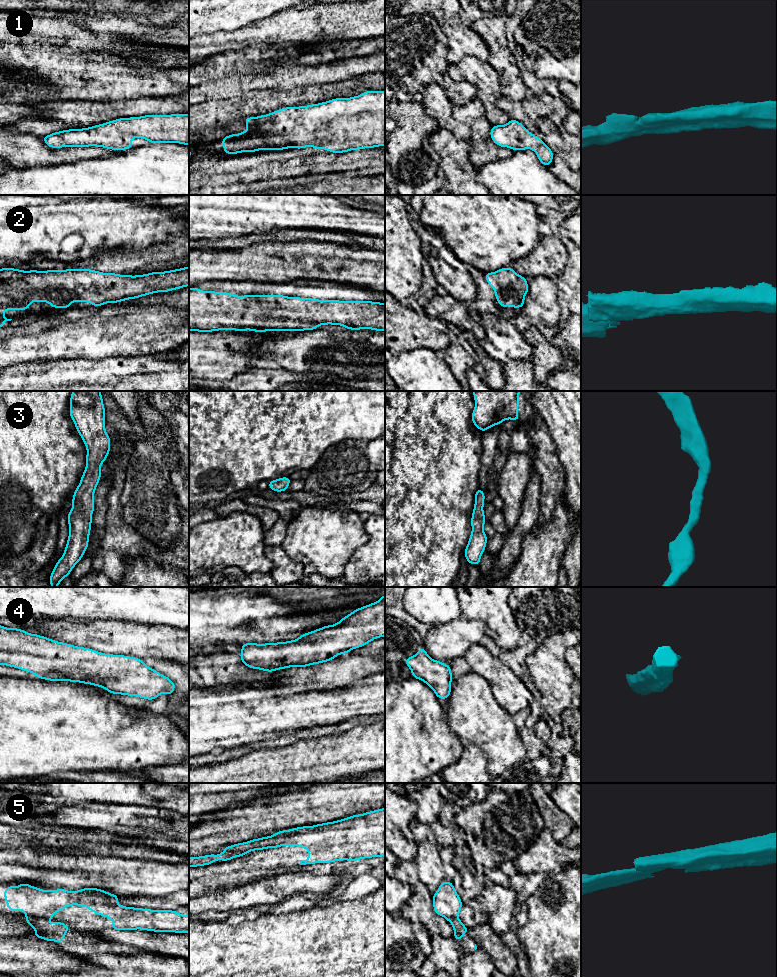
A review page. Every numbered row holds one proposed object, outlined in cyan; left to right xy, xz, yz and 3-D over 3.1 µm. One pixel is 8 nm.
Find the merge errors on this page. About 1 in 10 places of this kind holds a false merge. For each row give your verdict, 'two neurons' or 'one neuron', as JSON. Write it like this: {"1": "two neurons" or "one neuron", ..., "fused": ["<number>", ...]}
{"1": "one neuron", "2": "one neuron", "3": "one neuron", "4": "one neuron", "5": "two neurons", "fused": ["5"]}

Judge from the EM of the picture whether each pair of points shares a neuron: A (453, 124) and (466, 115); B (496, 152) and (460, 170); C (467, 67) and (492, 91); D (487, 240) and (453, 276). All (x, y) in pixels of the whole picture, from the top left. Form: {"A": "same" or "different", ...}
{"A": "different", "B": "different", "C": "same", "D": "different"}

